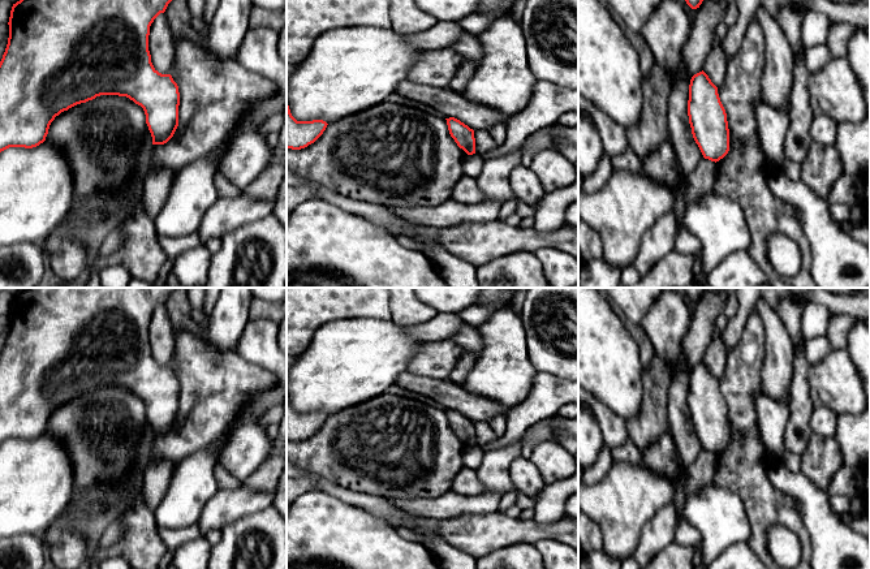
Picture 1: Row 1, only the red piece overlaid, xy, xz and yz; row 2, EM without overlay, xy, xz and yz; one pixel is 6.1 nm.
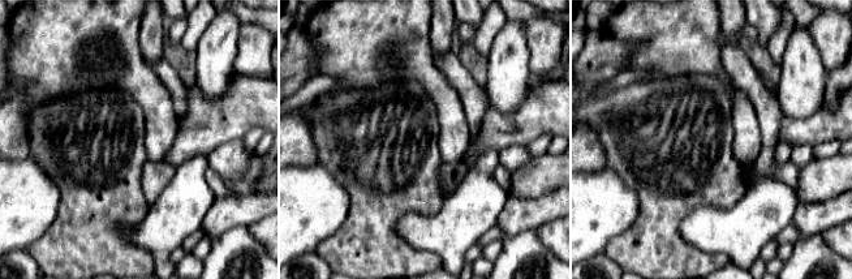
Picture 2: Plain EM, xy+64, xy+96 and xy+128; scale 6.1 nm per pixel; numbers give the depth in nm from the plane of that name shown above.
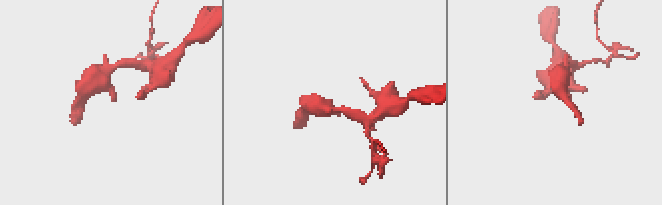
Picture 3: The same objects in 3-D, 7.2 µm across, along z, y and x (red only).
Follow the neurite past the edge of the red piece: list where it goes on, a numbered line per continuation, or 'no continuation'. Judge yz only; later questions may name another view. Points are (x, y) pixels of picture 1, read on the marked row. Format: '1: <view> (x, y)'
no continuation

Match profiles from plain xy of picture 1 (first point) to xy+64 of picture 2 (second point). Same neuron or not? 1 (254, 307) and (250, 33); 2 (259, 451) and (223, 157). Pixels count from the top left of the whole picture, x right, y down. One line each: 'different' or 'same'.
1: different
2: same

